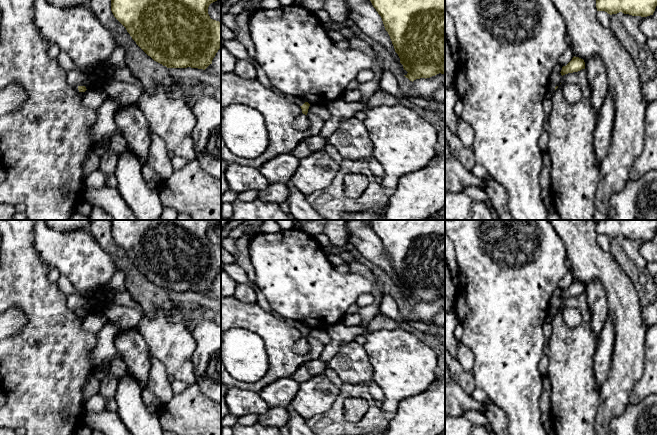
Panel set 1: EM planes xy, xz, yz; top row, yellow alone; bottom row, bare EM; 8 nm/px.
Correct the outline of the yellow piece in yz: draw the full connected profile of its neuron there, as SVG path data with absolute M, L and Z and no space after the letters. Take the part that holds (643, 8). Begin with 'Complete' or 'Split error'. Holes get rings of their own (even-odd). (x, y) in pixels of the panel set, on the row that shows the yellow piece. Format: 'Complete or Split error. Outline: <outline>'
Complete. Outline: M596 0L597 11L608 14L622 12L632 16L647 17L653 15L657 0Z

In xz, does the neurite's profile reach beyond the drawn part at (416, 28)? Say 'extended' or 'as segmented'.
as segmented

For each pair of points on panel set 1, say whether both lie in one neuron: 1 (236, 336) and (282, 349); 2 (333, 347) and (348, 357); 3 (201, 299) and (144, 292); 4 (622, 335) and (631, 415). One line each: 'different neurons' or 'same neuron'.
1: different neurons
2: different neurons
3: different neurons
4: different neurons

